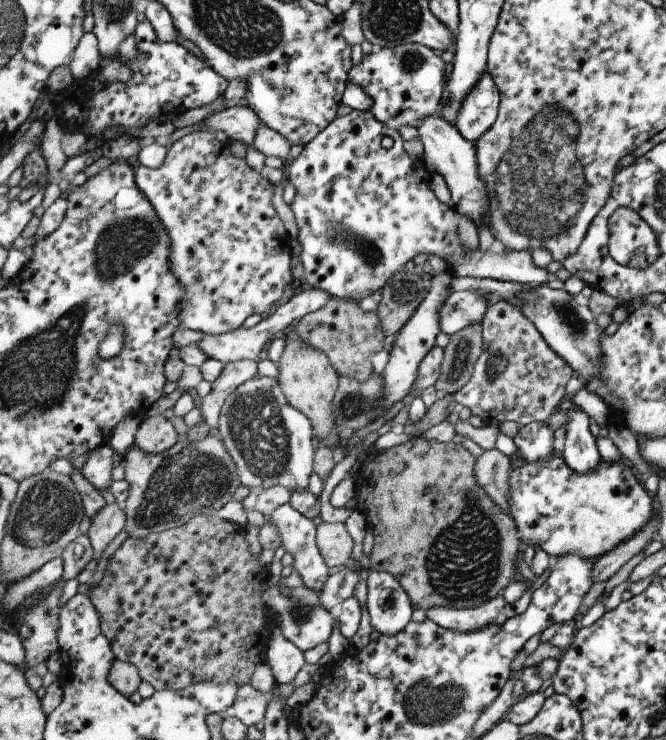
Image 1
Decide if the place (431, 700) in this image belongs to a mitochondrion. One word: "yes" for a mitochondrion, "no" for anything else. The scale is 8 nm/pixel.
yes

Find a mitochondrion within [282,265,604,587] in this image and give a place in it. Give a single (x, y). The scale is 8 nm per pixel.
(574, 323)

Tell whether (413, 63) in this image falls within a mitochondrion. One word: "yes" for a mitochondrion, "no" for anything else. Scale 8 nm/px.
yes

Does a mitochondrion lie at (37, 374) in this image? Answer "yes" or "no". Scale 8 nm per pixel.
yes

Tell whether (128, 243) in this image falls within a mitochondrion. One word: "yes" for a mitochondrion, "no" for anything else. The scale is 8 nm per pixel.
yes

